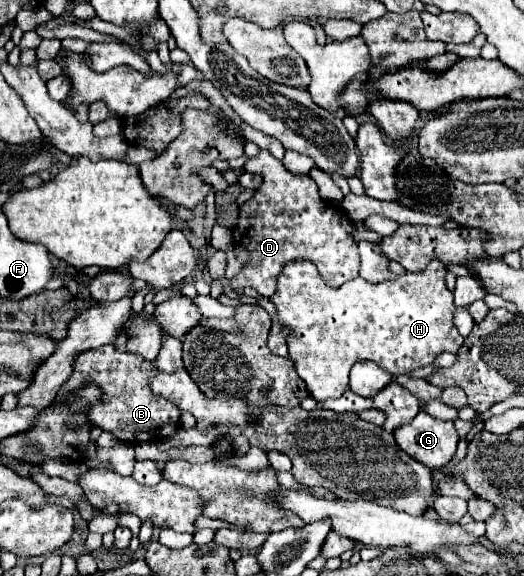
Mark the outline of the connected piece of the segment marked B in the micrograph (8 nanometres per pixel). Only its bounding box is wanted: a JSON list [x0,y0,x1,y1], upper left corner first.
[55,345,181,445]

